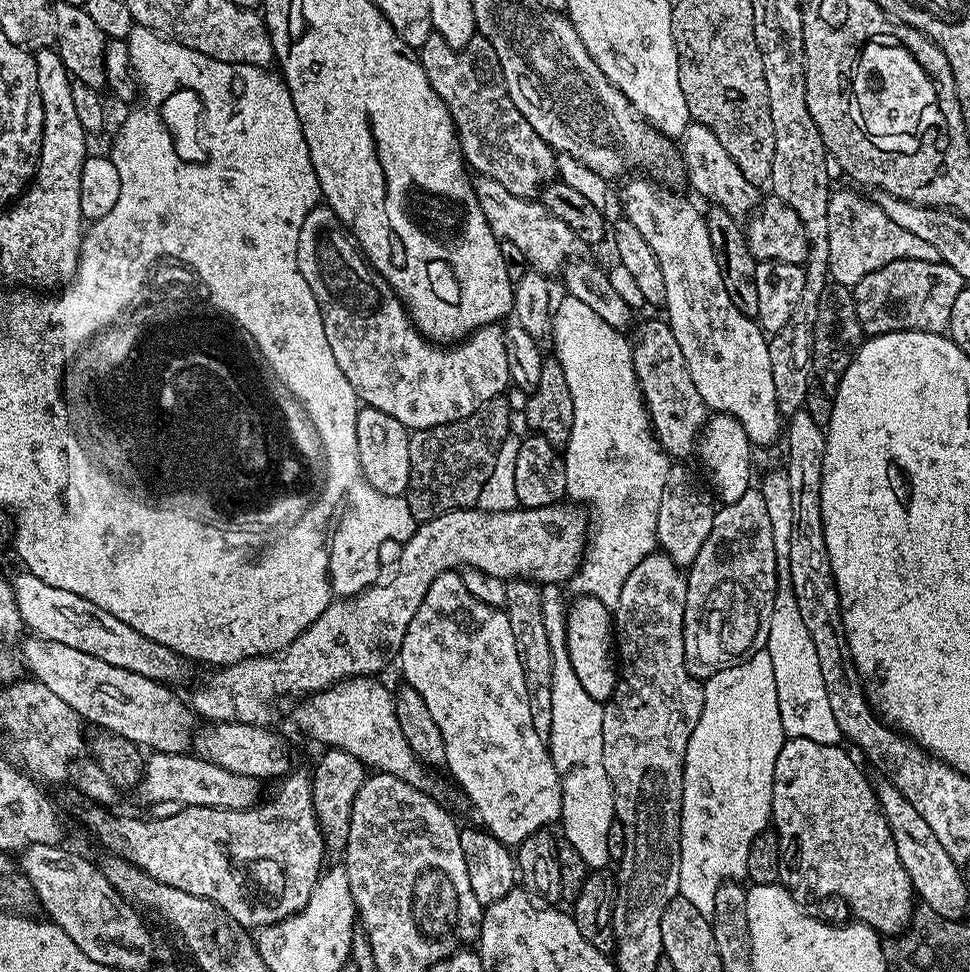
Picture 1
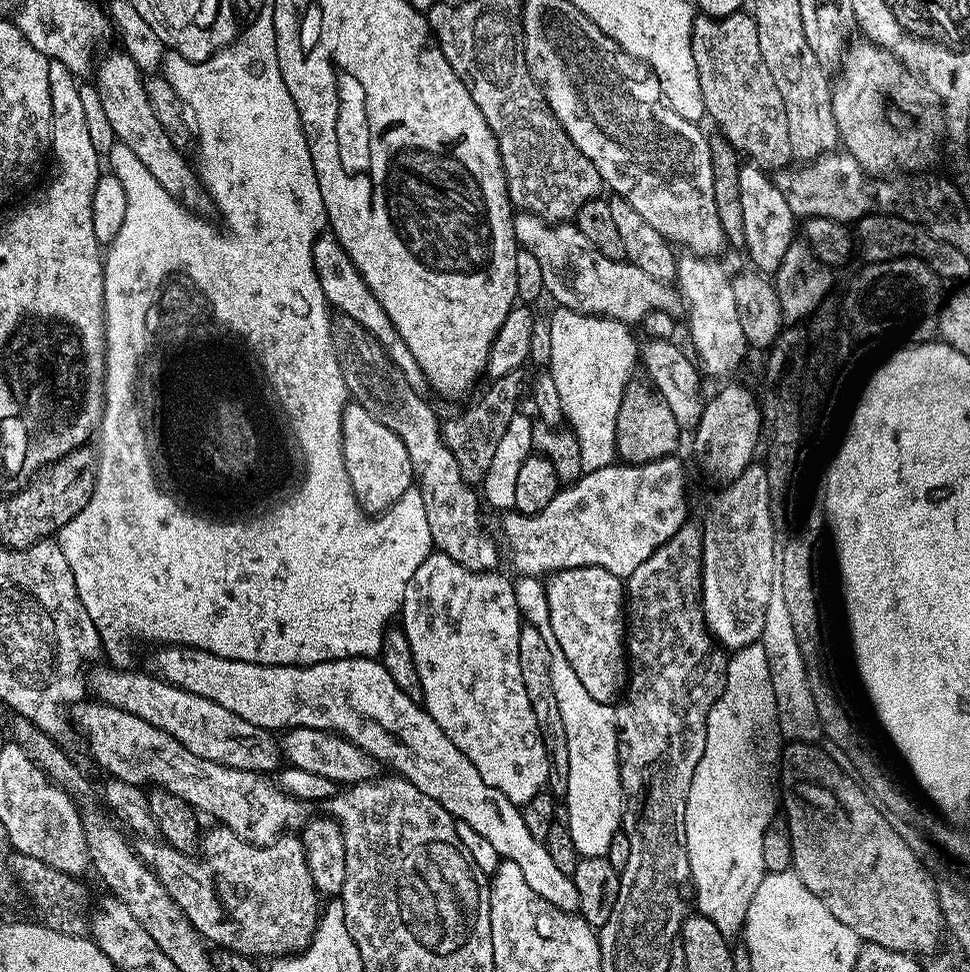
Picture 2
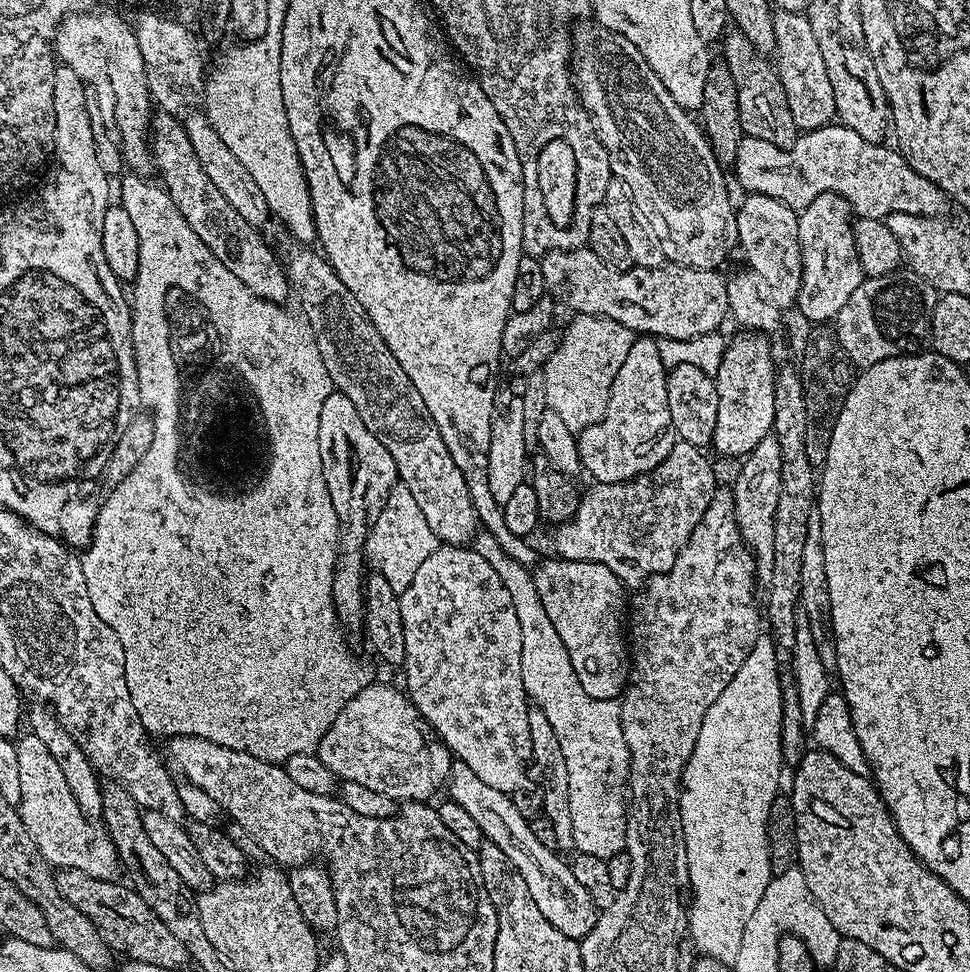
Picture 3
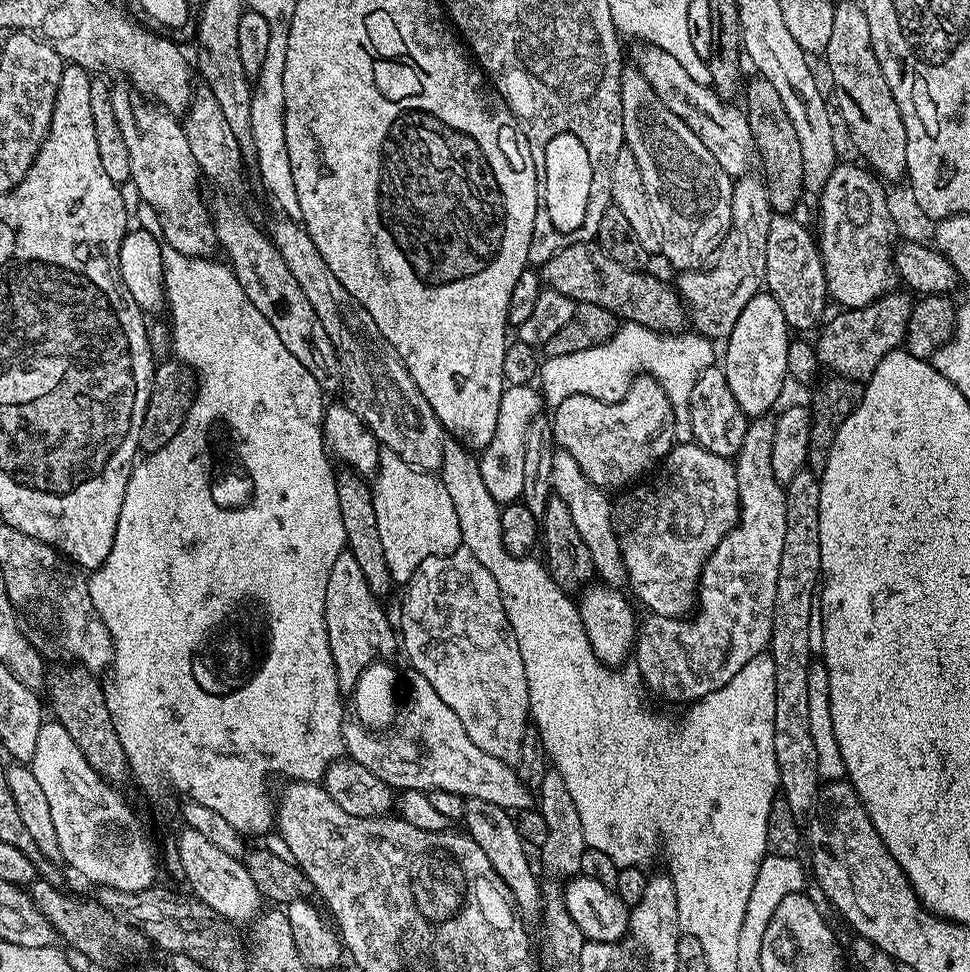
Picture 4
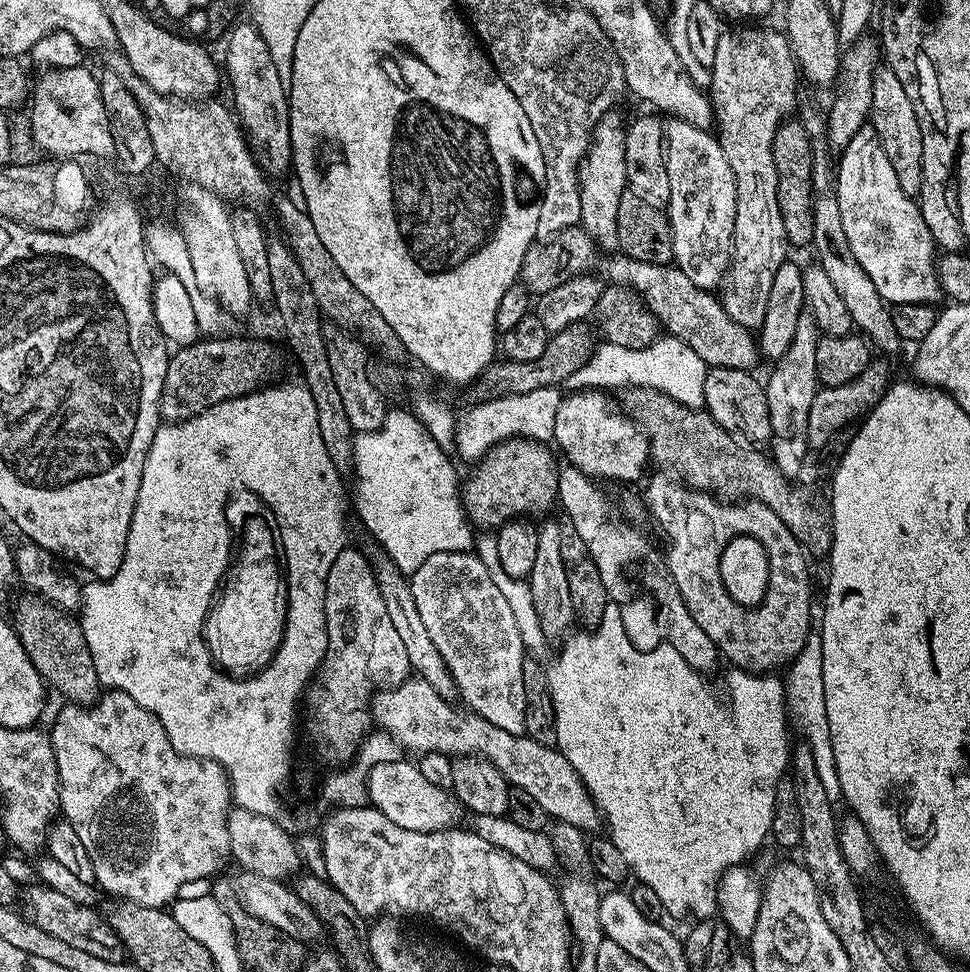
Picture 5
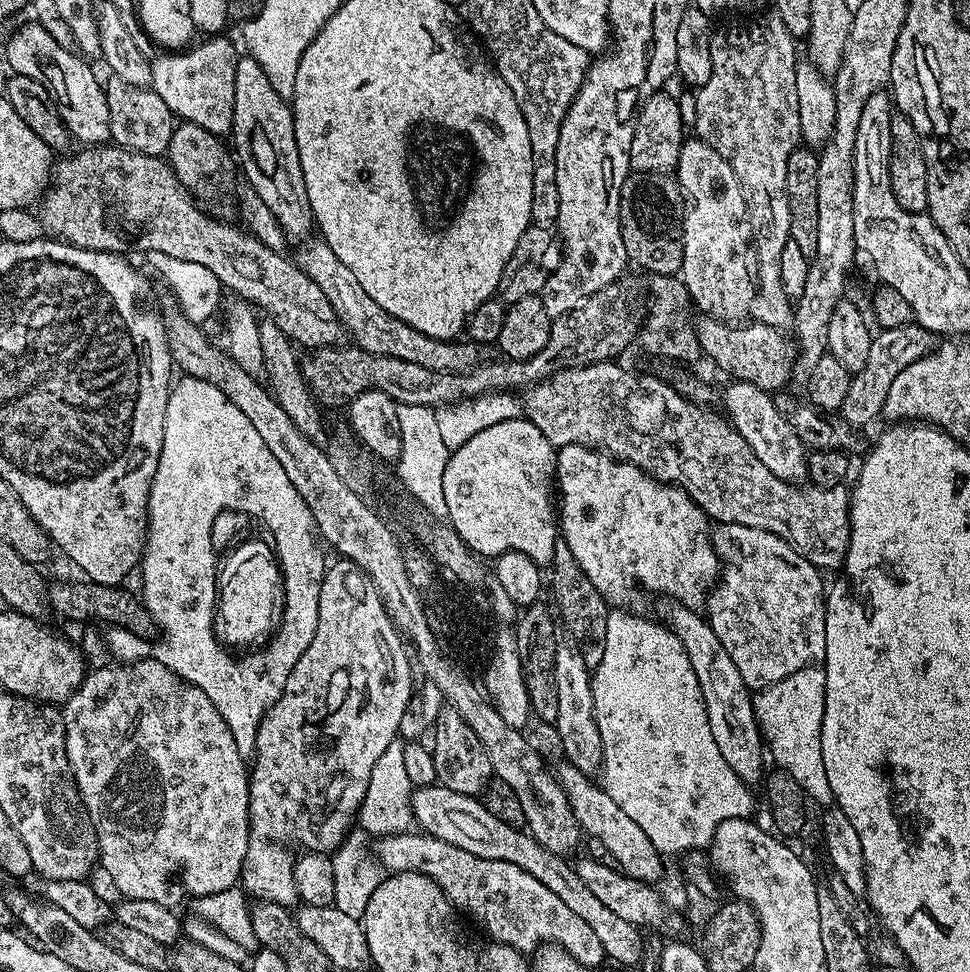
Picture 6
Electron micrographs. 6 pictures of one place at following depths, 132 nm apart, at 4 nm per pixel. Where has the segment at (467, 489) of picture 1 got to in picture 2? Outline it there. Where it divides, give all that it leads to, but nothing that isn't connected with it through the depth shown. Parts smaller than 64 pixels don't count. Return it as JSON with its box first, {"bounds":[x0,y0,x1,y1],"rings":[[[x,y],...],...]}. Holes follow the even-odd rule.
{"bounds":[442,371,524,486],"rings":[[[523,371],[502,374],[502,378],[492,380],[489,388],[480,396],[477,404],[472,404],[461,416],[453,420],[444,420],[442,435],[444,445],[452,451],[465,484],[476,486],[483,481],[490,462],[494,460],[494,450],[498,450],[498,441],[503,431],[510,424],[510,418],[518,415],[516,408],[520,404],[520,383],[524,380]]]}

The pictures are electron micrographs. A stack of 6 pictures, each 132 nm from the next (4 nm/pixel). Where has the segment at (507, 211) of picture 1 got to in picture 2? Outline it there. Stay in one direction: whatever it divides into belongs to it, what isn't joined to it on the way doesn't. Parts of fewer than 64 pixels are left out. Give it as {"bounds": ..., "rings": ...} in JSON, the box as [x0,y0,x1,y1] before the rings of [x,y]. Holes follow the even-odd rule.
{"bounds":[512,211,681,326],"rings":[[[517,211],[513,215],[512,226],[517,245],[534,254],[542,270],[544,291],[557,300],[555,303],[559,307],[587,316],[608,316],[627,326],[640,322],[647,311],[672,314],[676,312],[676,307],[681,307],[680,294],[671,283],[642,274],[638,266],[629,264],[625,259],[606,258],[606,254],[582,238],[582,230],[578,230],[575,223],[549,222],[532,212]]]}

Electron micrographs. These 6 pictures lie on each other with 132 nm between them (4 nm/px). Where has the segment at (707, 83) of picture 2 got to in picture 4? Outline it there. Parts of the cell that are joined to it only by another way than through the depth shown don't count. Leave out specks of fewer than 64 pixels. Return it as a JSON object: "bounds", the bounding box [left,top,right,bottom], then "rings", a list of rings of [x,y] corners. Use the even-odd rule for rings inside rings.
{"bounds":[746,79,804,214],"rings":[[[755,79],[746,84],[746,111],[759,161],[762,164],[764,162],[765,170],[762,174],[768,186],[770,206],[773,213],[792,214],[797,211],[796,203],[804,196],[802,145],[798,143],[798,133],[786,115],[786,106],[782,106],[782,98],[778,98],[778,90],[774,90],[774,86],[770,86],[766,79]]]}

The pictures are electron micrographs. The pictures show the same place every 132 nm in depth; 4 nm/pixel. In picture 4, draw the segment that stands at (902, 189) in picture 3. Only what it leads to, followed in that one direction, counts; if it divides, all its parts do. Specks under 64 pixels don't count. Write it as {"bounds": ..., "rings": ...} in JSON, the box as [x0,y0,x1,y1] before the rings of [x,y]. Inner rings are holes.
{"bounds":[634,44,758,178],"rings":[[[653,44],[640,46],[634,64],[667,109],[682,118],[682,122],[686,122],[694,134],[698,134],[698,142],[702,142],[702,146],[714,154],[718,166],[722,166],[728,176],[739,178],[753,171],[752,163],[757,163],[758,153],[748,114],[743,107],[735,108],[735,103],[725,103],[711,86],[694,82],[694,78],[690,78],[690,74],[686,74],[685,68],[679,64],[678,58],[666,54],[666,50],[658,50]]]}

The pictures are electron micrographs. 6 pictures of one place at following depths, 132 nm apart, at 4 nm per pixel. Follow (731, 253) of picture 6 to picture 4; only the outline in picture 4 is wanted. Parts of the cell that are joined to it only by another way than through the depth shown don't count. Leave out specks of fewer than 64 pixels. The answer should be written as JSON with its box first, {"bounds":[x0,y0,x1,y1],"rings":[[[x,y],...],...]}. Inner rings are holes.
{"bounds":[620,66,733,270],"rings":[[[635,66],[625,67],[620,73],[620,111],[621,135],[625,147],[630,149],[632,157],[642,174],[644,194],[647,194],[648,210],[658,233],[658,248],[676,270],[696,270],[719,249],[720,243],[732,225],[732,186],[733,177],[718,166],[714,154],[698,142],[698,134],[682,122],[672,110],[660,101],[658,94],[646,82],[646,78]]]}

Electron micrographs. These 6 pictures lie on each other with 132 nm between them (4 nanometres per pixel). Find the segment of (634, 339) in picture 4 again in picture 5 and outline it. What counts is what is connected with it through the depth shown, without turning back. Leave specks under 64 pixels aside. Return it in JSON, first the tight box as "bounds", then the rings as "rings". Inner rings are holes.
{"bounds":[574,335,709,408],"rings":[[[670,335],[658,338],[645,348],[627,348],[617,344],[601,343],[592,356],[574,375],[575,382],[588,390],[606,388],[653,388],[656,392],[670,397],[674,402],[695,408],[704,408],[706,398],[706,374],[709,367],[690,346]]]}

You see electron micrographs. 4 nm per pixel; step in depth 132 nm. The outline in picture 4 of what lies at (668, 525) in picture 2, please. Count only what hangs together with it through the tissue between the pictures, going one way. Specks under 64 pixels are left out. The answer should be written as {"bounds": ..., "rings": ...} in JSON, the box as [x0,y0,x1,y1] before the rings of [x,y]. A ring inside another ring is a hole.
{"bounds":[614,442,739,618],"rings":[[[680,442],[664,457],[655,472],[656,477],[649,484],[640,482],[619,493],[620,501],[617,499],[614,504],[616,535],[622,545],[626,584],[632,587],[631,595],[637,601],[640,599],[649,608],[649,613],[680,618],[693,611],[704,563],[718,542],[722,542],[724,535],[739,521],[736,465],[731,459],[712,454],[698,443]]]}

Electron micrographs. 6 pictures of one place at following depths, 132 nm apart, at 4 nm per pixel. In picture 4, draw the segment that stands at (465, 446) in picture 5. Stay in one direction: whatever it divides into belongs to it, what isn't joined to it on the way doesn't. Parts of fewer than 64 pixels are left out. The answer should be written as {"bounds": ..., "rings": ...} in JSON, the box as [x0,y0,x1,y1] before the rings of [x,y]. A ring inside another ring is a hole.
{"bounds":[479,383,542,505],"rings":[[[531,383],[524,385],[508,384],[498,406],[498,426],[494,438],[482,449],[479,455],[484,484],[490,496],[500,505],[515,503],[521,499],[524,488],[524,452],[527,428],[536,416],[542,412],[542,396]]]}

